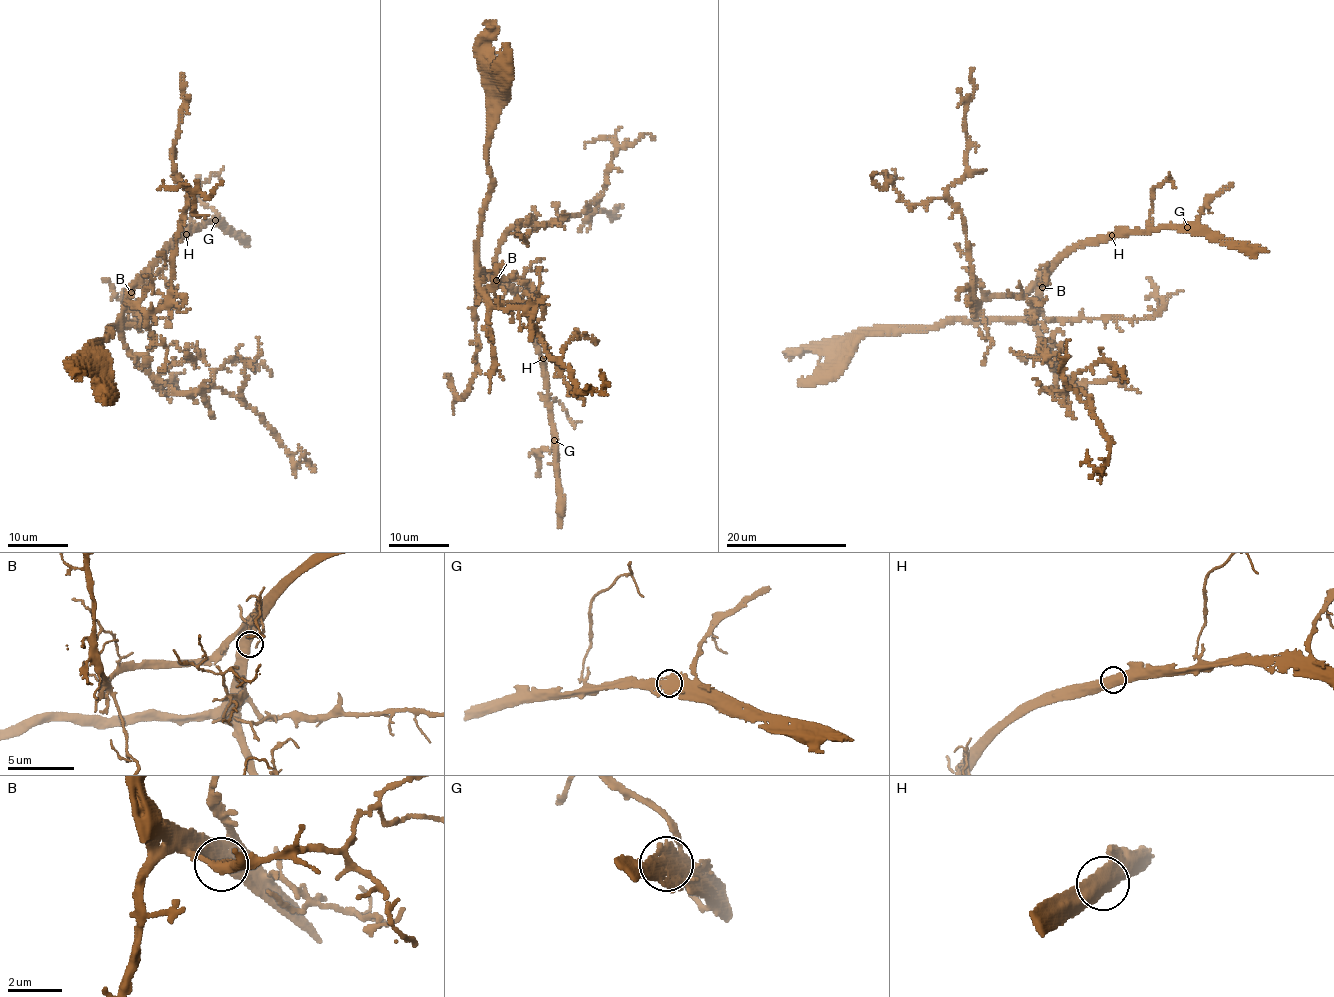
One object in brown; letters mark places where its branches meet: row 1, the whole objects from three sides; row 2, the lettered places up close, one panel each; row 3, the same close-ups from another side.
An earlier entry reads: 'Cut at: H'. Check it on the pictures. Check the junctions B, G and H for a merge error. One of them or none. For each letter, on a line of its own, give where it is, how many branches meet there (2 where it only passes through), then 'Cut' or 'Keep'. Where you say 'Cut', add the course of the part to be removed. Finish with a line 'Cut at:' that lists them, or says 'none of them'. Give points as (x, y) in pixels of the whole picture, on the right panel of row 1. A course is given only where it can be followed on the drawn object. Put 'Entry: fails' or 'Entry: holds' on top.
Entry: fails
B: Place: (1042, 287). Branches: 2. Keep
G: Place: (1187, 227). Branches: 2. Keep
H: Place: (1111, 235). Branches: 2. Keep
Cut at: none of them

